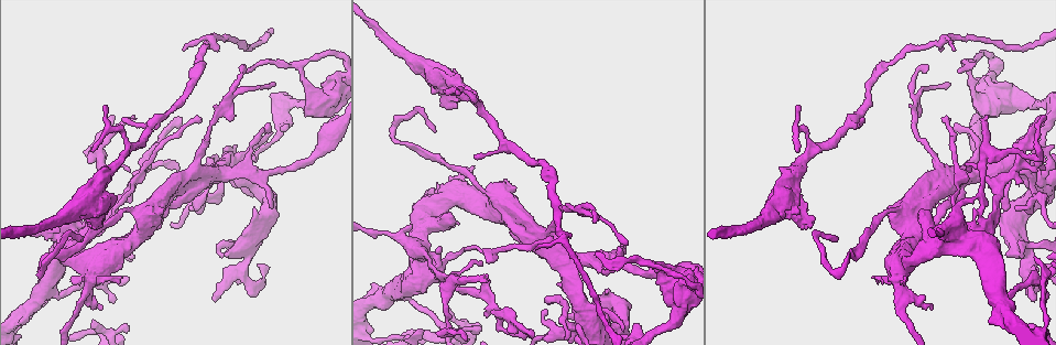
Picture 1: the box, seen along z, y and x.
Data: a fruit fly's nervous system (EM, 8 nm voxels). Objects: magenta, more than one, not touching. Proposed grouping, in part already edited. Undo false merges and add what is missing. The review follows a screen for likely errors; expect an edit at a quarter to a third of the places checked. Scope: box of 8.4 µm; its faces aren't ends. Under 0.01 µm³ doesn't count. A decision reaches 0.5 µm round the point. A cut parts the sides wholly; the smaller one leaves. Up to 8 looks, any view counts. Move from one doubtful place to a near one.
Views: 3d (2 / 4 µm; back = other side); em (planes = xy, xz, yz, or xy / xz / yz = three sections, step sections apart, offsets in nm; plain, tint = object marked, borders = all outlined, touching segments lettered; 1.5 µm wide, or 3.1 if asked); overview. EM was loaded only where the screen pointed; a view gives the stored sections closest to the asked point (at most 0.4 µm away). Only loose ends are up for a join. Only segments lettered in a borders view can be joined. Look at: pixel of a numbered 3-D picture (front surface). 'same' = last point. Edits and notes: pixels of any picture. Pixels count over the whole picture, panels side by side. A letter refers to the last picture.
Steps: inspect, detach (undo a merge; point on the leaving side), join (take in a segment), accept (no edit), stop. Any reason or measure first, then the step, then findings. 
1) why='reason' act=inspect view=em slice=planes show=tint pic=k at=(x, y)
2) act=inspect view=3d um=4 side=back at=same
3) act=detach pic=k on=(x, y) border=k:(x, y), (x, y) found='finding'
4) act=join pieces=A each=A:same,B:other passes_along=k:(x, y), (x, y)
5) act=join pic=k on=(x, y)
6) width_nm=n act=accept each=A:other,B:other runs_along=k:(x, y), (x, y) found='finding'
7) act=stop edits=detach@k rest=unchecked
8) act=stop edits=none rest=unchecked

why='stops while still wide' act=inspect view=em slice=planes show=borders pic=1 at=(69, 281)

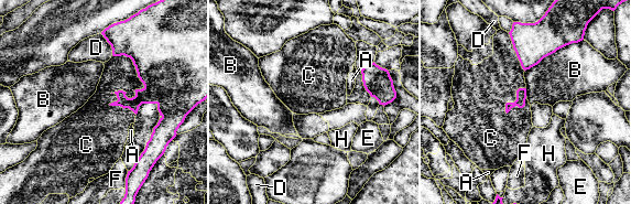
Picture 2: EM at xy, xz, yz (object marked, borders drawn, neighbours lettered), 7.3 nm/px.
act=accept each=A:other,B:other,C:other,D:other,E:other,F:other,H:other border=2:(112, 54), (136, 115) found='none of them fits'

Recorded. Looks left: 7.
why='tapers out' act=inspect view=em slice=yz step=4 show=tint pic=1 at=(127, 279)

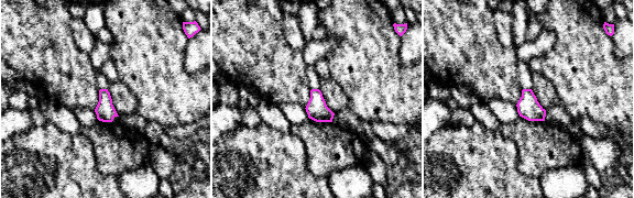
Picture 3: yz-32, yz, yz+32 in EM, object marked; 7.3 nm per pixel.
act=inspect view=em slice=planes show=tint at=same

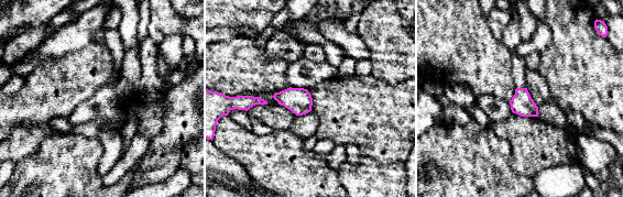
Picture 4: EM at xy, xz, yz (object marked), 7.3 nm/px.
act=inspect view=em slice=planes show=borders at=same

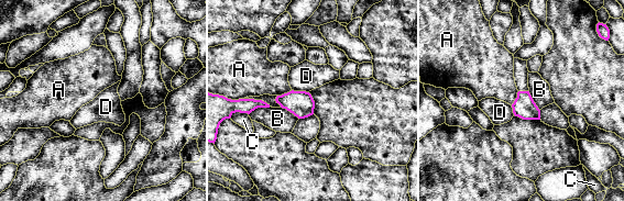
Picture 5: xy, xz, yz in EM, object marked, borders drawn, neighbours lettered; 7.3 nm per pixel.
act=accept each=A:other,B:other,C:other,D:other border=5:(292, 90), (277, 96) found='no lettered segment goes on from it'

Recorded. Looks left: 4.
why='thick turns thin' act=inspect view=3d um=4 side=back pic=1 at=(232, 279)

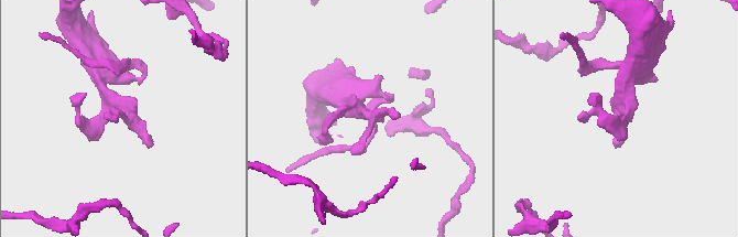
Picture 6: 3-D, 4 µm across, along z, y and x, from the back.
why='now the EM' act=inspect view=em slice=xy step=4 show=tint pic=6 at=(124, 113)

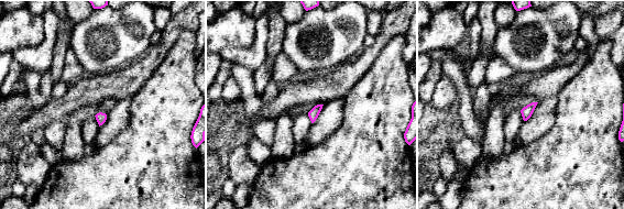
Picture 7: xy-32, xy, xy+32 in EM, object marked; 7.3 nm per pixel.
why='cut it another way' act=inspect view=em slice=planes show=borders at=same

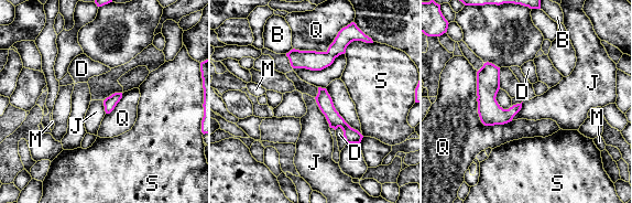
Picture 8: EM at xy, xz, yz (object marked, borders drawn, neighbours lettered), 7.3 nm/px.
act=accept each=B:other,D:other,J:other,M:other,Q:other,S:other runs_along=8:(320, 91), (329, 111), (358, 139) found='continuous, no second neuron'

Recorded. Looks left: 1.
why='stops while still wide' act=inspect view=em slice=planes show=borders pic=1 at=(515, 240)

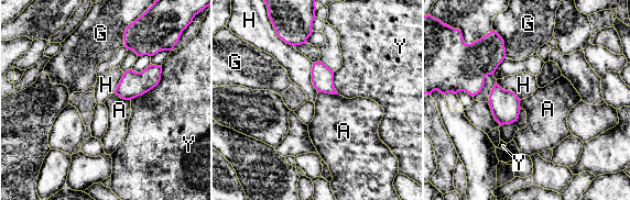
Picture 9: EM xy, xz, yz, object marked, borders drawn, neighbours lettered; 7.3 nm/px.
act=accept each=A:other,G:other,H:other,Y:other border=9:(312, 63), (312, 85), (318, 92) found='no lettered segment goes on from it'

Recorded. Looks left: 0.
act=stop edits=none rest=unchecked

